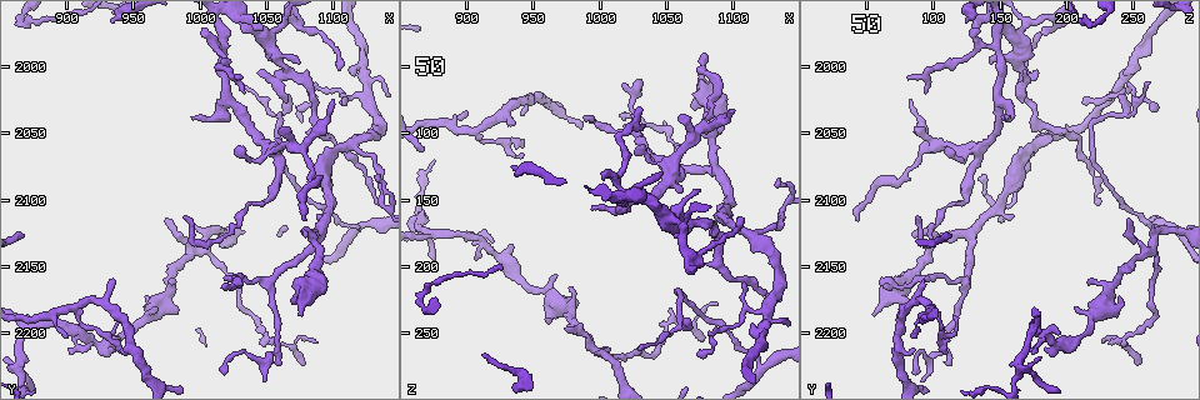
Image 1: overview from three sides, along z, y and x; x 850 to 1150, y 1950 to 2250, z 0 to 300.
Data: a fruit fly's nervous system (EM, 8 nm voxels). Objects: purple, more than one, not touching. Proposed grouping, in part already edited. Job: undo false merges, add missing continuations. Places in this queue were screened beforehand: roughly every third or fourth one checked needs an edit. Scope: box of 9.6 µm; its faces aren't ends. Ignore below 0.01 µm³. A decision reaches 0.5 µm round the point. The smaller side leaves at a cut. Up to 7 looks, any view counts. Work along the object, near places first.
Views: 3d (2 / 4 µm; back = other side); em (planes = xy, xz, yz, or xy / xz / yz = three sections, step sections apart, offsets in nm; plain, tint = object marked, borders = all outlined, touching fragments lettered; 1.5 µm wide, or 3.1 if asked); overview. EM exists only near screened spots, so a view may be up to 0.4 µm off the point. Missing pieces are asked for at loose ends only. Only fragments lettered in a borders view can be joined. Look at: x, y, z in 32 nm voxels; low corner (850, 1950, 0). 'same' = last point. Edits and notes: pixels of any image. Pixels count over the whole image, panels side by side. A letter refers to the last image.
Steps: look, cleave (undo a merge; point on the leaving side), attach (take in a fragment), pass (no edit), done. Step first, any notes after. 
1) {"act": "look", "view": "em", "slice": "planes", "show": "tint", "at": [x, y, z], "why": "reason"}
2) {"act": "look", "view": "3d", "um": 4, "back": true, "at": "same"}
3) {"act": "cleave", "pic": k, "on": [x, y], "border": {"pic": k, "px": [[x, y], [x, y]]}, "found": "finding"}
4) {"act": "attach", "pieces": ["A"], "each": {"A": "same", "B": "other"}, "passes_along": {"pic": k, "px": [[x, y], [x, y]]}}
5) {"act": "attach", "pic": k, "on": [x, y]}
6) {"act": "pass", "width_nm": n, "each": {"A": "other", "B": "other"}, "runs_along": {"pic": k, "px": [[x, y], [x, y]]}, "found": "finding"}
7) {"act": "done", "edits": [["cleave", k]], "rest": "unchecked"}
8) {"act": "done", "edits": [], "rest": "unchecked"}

{"act": "look", "view": "3d", "um": 4, "at": [976, 2114, 246], "why": "thin end"}

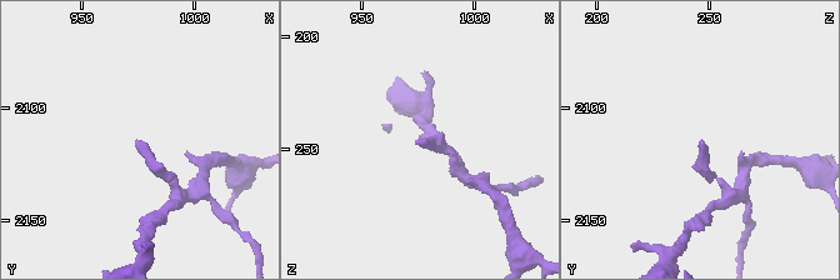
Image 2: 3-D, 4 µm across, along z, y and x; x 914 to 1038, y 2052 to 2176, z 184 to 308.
{"act": "look", "view": "em", "slice": "planes", "show": "tint", "at": [975, 2115, 246], "why": "now the EM"}

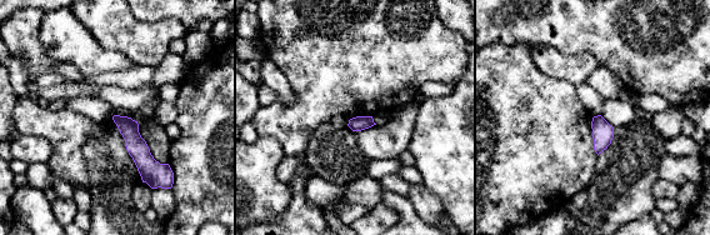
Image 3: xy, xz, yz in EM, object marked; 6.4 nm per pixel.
{"act": "look", "view": "em", "slice": "planes", "show": "borders", "at": "same"}

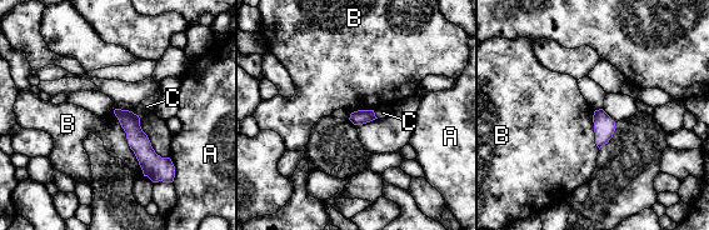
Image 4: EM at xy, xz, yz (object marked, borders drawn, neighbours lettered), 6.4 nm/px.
{"act": "pass", "each": {"A": "other", "B": "other", "C": "other"}, "border": {"pic": 4, "px": [[115, 108], [114, 115], [144, 174]]}, "found": "none of them fits"}

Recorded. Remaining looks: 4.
{"act": "look", "view": "em", "slice": "xy", "step": 8, "show": "borders", "at": [1134, 2104, 224], "why": "long arm stops here"}

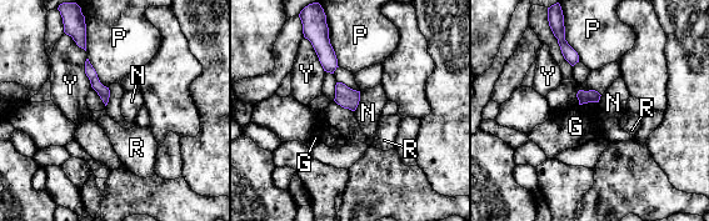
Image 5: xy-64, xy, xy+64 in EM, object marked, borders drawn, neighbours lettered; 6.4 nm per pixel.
{"act": "look", "view": "em", "slice": "planes", "show": "borders", "at": "same", "why": "another direction"}

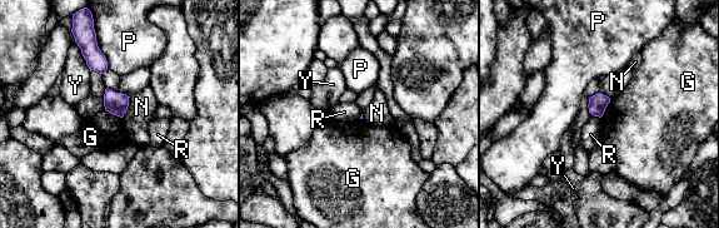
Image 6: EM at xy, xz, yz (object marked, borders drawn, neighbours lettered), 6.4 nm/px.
{"act": "pass", "each": {"G": "other", "N": "other", "P": "other", "R": "other", "Y": "other"}, "border": {"pic": 6, "px": [[104, 109], [120, 118]]}, "found": "none of them fits"}

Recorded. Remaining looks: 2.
{"act": "look", "view": "em", "slice": "planes", "show": "borders", "at": [1026, 2060, 112], "why": "tapers out"}

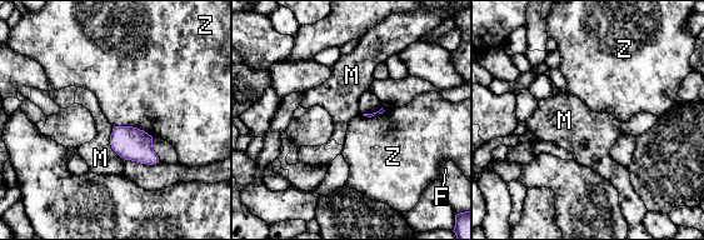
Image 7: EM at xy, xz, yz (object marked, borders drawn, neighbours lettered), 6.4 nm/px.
{"act": "pass", "each": {"F": "other", "M": "other", "Z": "other"}, "border": {"pic": 7, "px": [[113, 126], [136, 126], [153, 136]]}, "found": "no lettered fragment goes on from it"}

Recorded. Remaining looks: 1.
{"act": "done", "edits": [], "rest": "unchecked"}

